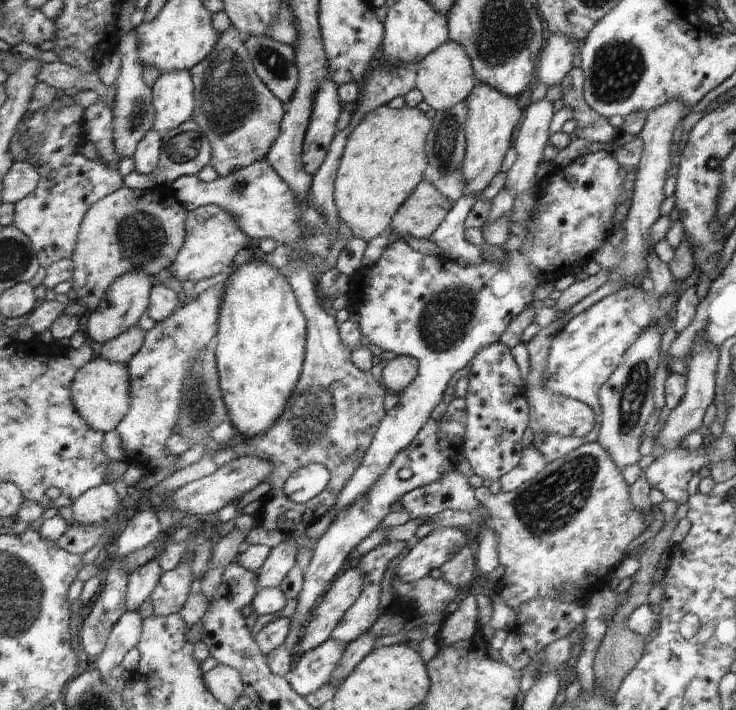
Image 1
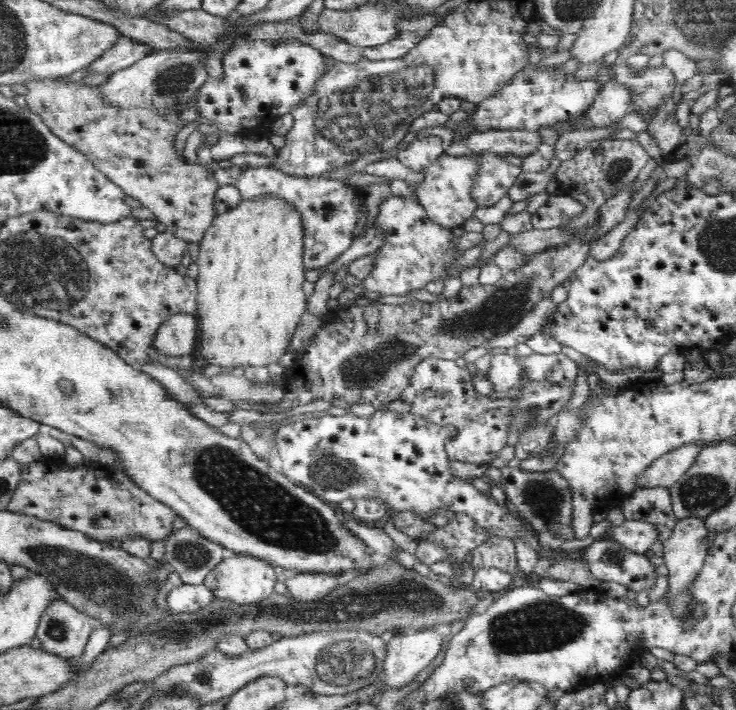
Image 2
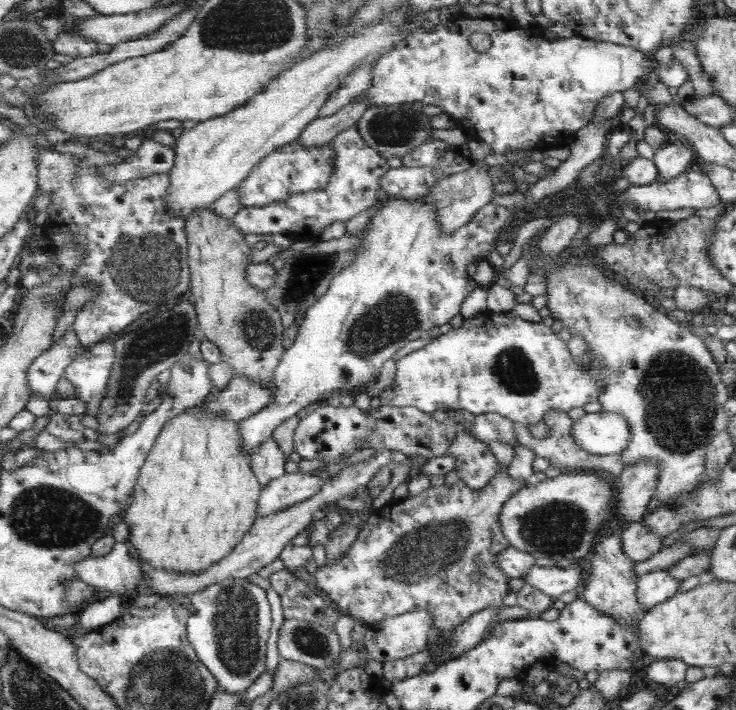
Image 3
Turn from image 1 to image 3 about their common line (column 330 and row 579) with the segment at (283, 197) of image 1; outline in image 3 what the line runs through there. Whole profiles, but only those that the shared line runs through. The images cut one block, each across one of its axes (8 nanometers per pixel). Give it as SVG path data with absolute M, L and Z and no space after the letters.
M232 578L196 592L178 592L170 597L188 610L187 634L190 643L220 687L232 694L241 694L266 671L267 641L273 619L264 588L246 578Z

